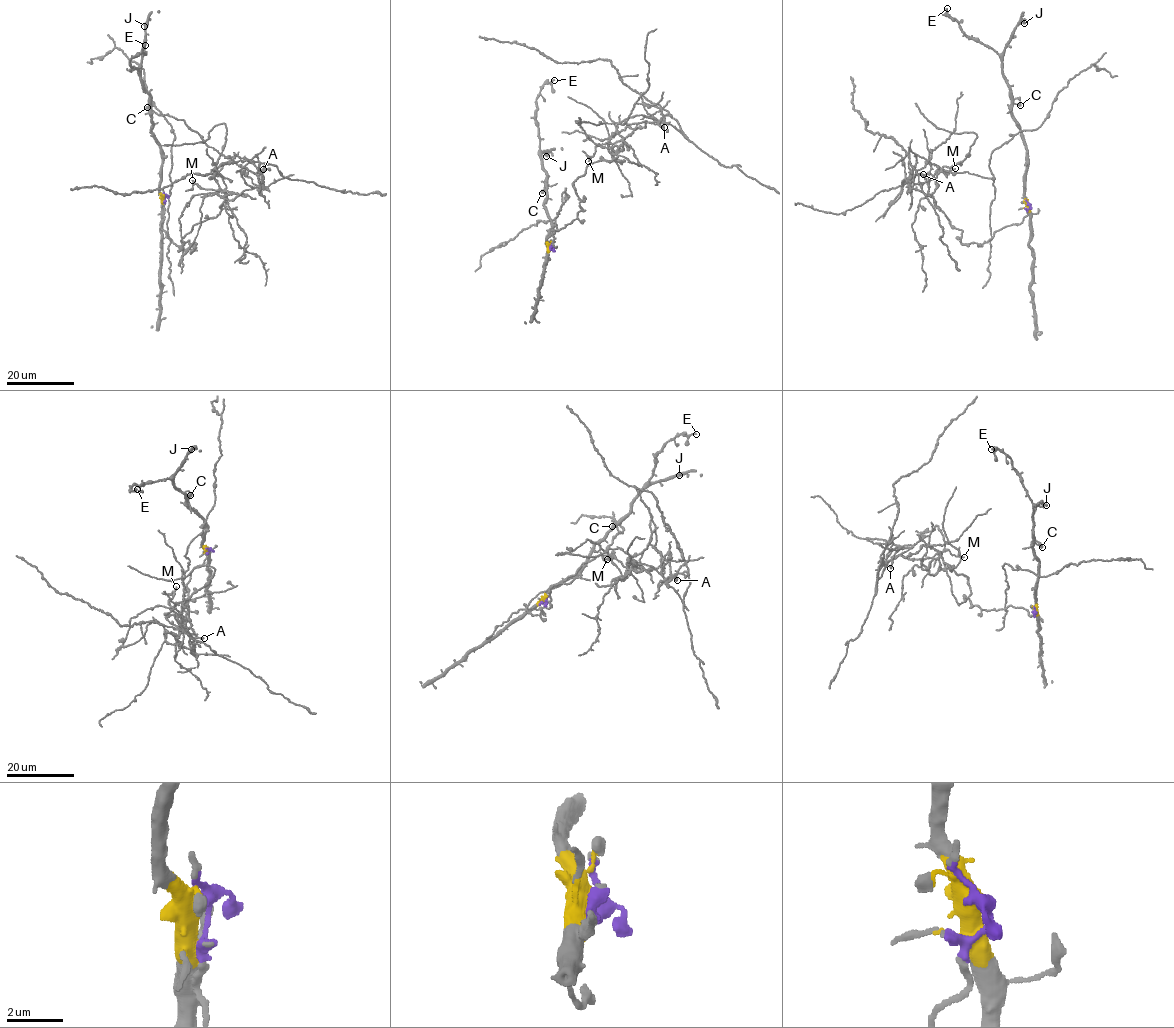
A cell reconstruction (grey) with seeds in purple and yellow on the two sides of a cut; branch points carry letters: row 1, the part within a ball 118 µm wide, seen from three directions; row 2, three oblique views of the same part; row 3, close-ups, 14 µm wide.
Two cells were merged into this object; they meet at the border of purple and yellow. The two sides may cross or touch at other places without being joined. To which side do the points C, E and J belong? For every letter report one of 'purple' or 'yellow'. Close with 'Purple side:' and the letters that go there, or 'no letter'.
C: yellow
E: yellow
J: yellow
Purple side: no letter

